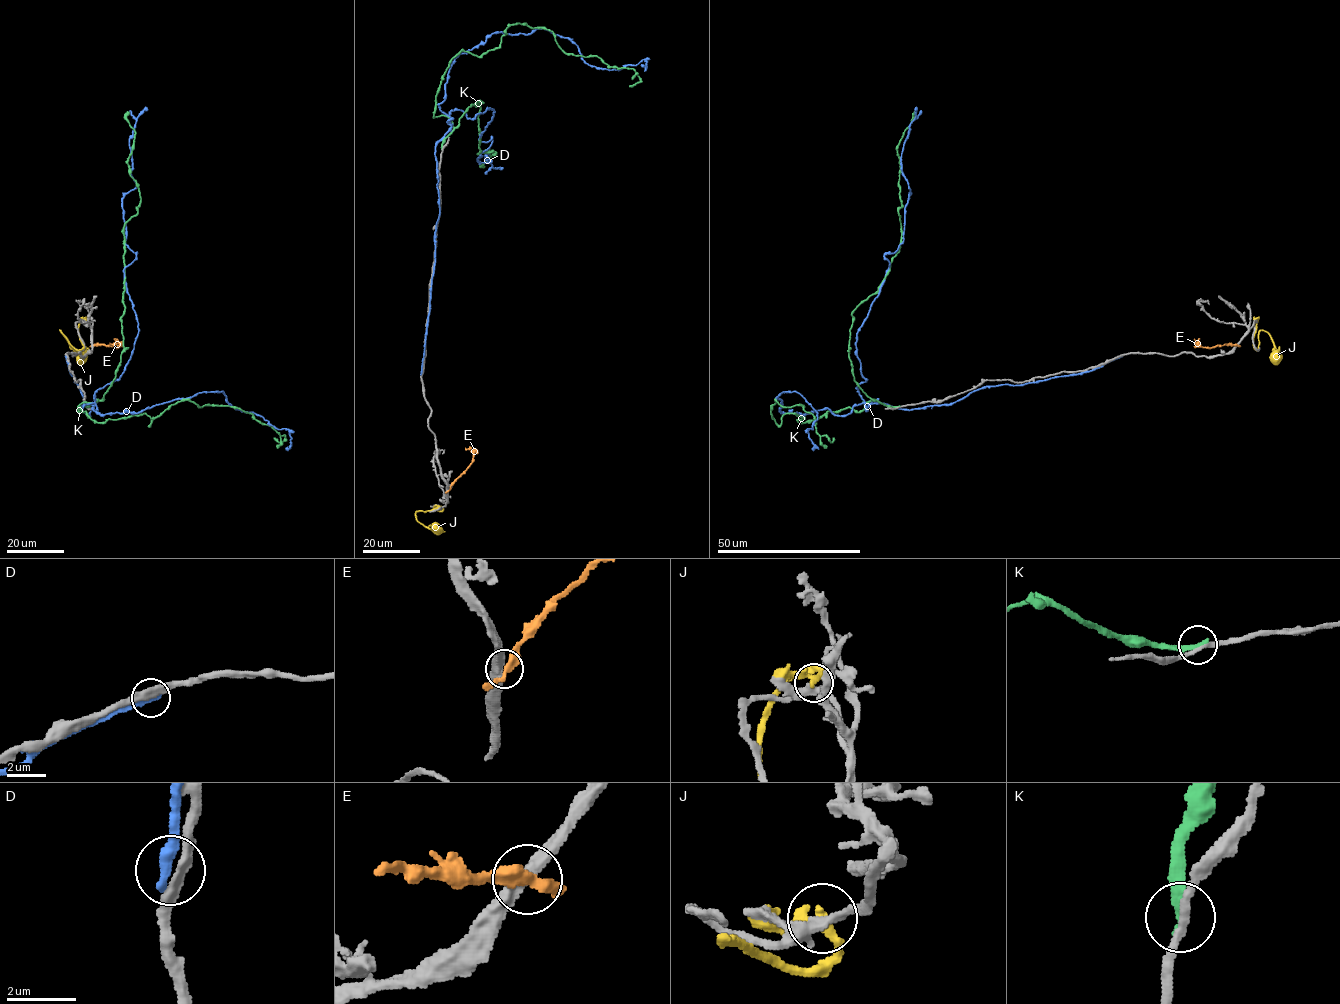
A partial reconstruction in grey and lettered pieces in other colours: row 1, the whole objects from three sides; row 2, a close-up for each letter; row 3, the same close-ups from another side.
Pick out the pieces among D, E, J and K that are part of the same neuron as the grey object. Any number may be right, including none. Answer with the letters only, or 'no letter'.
no letter

